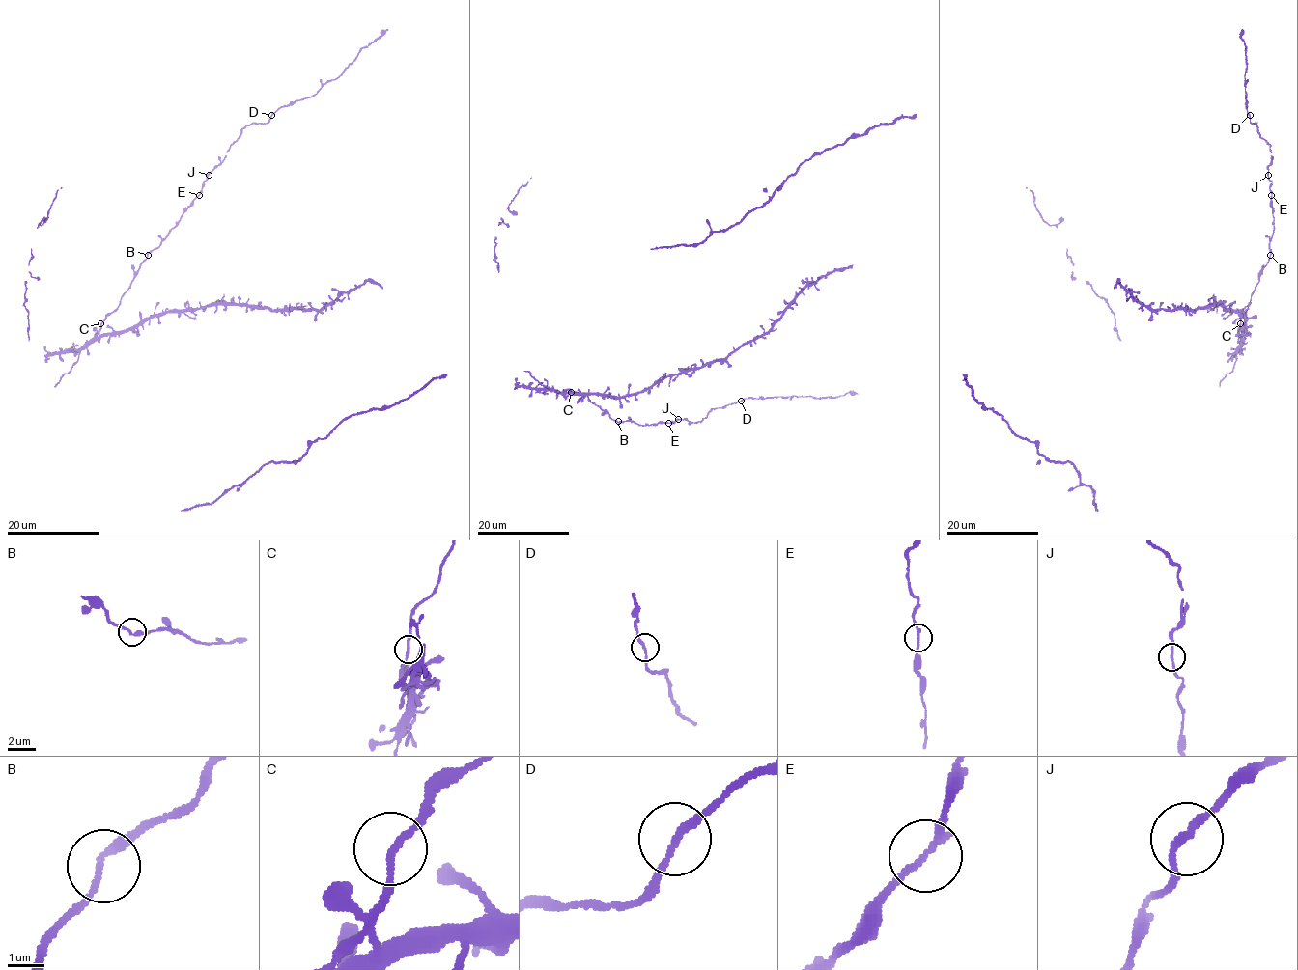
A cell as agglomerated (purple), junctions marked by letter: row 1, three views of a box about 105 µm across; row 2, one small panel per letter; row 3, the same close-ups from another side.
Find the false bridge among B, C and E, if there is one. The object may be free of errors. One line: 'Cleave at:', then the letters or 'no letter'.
Cleave at: no letter

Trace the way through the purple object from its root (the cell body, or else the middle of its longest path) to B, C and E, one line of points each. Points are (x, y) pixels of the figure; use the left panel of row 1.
B: (166, 313), (142, 318), (125, 330), (100, 336), (98, 333), (102, 321), (121, 303), (123, 293), (148, 255)
C: (166, 313), (142, 318), (125, 330), (100, 336), (100, 323)
E: (166, 313), (142, 318), (125, 330), (98, 333), (104, 318), (121, 303), (141, 263), (159, 246), (199, 195)

